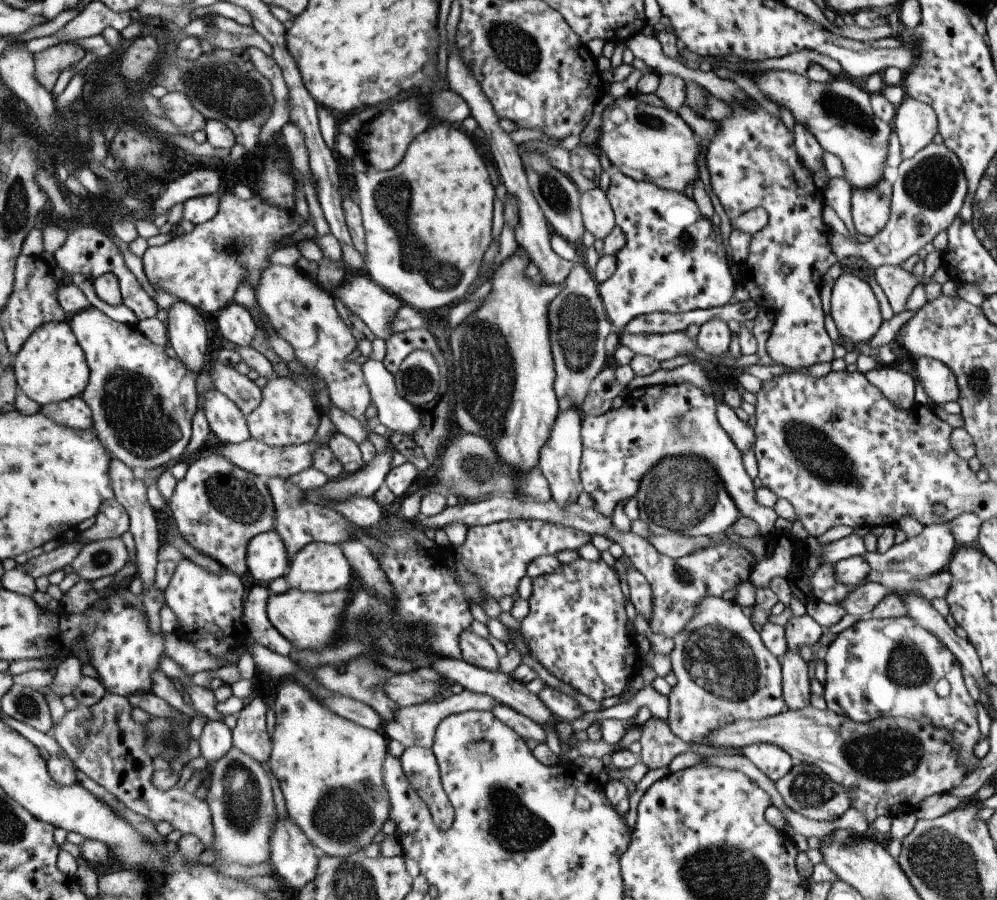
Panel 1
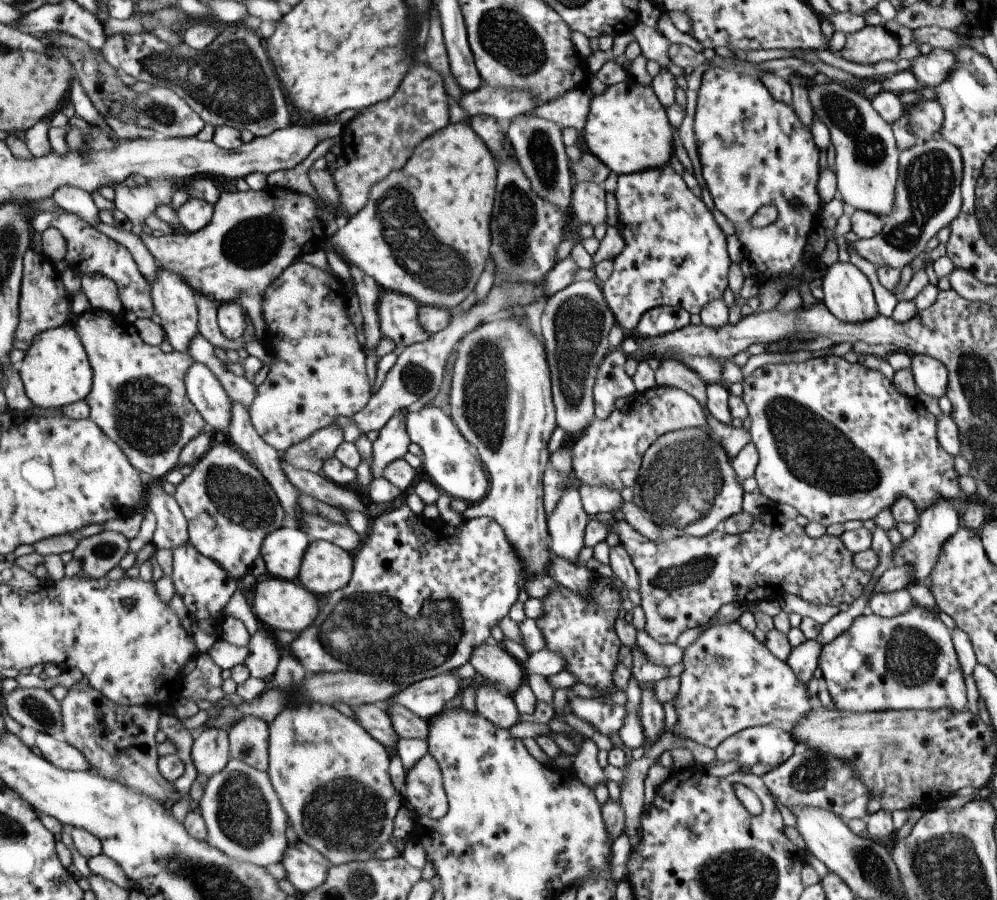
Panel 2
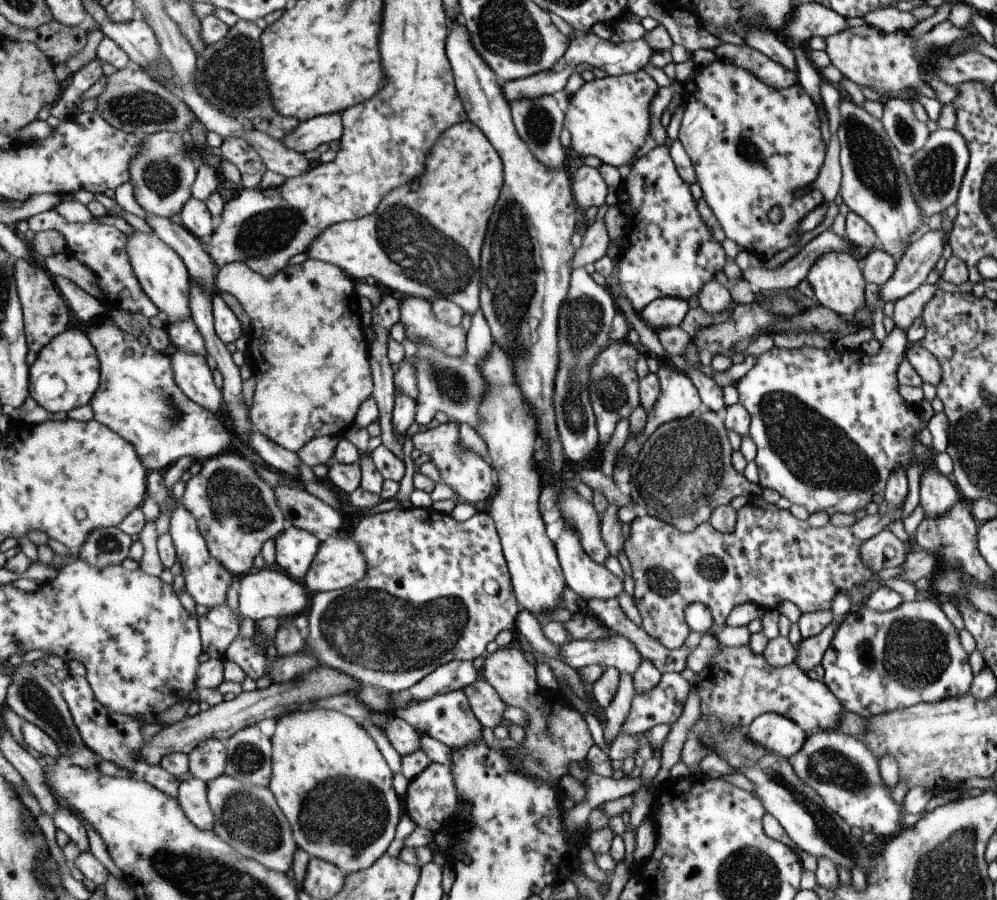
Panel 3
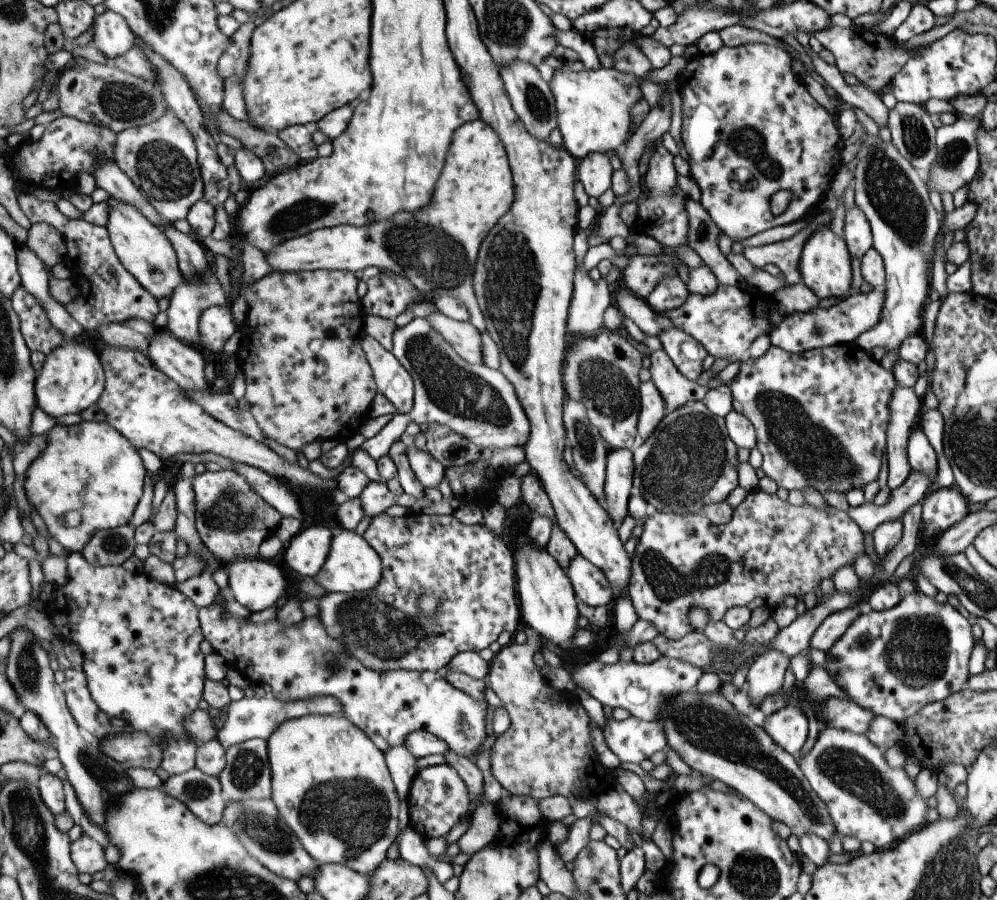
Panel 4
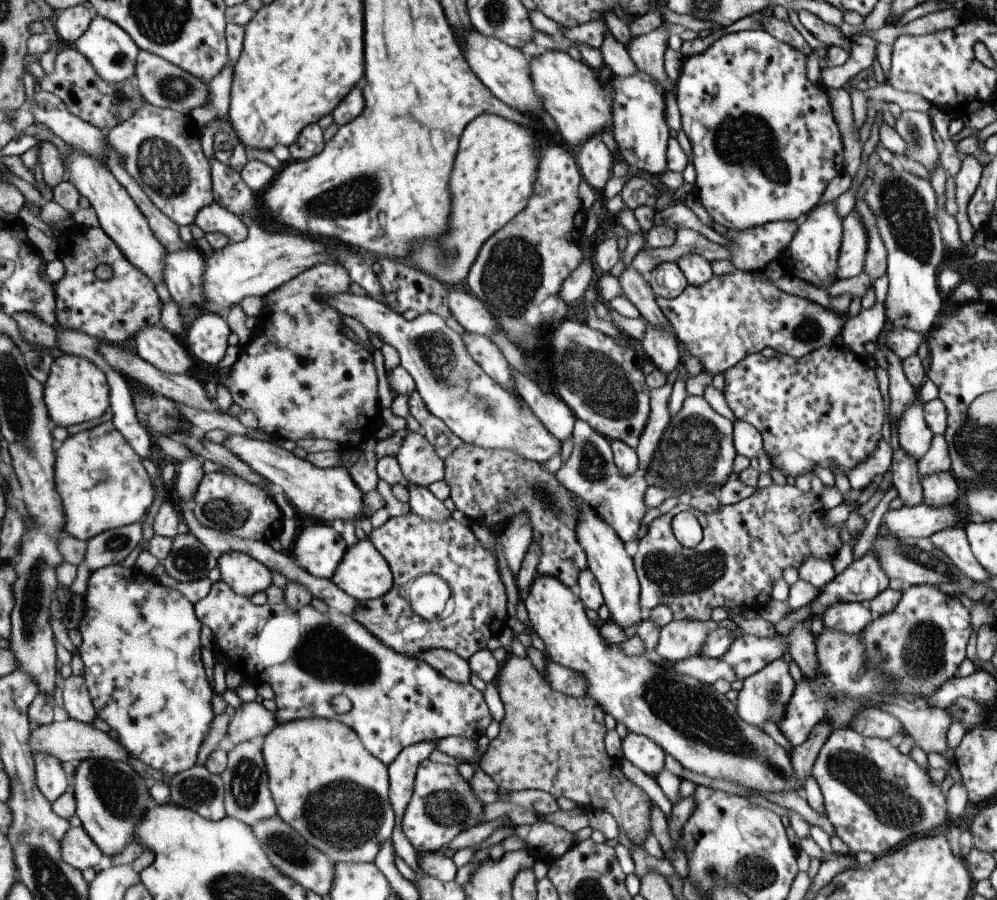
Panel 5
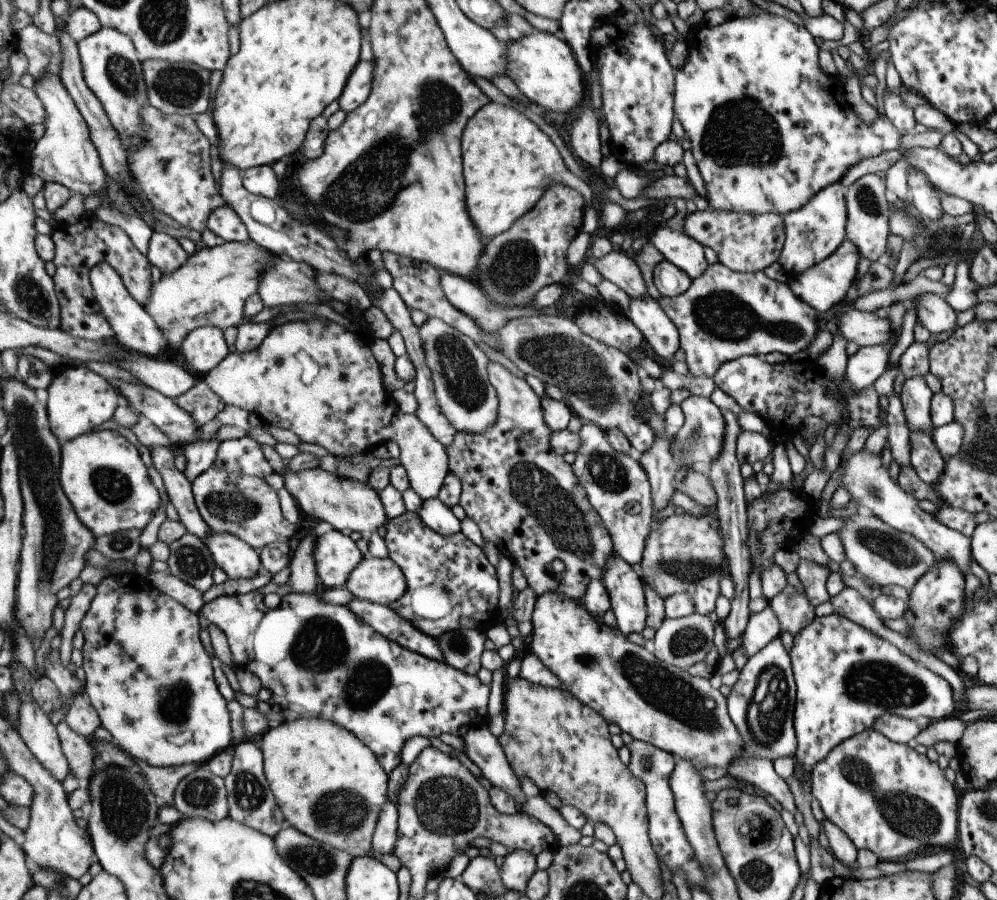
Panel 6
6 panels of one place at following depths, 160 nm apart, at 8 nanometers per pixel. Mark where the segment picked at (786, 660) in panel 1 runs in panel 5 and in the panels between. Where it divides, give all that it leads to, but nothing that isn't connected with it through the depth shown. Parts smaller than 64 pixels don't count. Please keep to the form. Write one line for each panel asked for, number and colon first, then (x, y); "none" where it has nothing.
2: (803, 659)
3: (810, 651)
4: (833, 625)
5: (850, 618)

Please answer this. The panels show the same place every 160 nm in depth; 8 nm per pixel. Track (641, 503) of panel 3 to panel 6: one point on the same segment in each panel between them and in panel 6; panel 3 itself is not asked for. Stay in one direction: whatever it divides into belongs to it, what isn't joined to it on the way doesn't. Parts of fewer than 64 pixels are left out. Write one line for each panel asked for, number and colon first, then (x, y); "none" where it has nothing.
4: (688, 461)
5: (695, 454)
6: (699, 439)

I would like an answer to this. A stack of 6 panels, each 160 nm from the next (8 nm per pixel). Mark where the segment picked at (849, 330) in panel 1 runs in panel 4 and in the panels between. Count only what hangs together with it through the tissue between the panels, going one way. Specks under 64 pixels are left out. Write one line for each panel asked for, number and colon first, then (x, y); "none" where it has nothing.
2: (847, 294)
3: (835, 277)
4: (824, 264)

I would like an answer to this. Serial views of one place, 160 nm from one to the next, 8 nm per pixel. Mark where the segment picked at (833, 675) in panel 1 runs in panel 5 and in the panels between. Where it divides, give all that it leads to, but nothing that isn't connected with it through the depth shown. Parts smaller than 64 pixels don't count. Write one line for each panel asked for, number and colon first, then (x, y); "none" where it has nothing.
2: (879, 664)
3: (876, 662)
4: (892, 662)
5: (921, 642)

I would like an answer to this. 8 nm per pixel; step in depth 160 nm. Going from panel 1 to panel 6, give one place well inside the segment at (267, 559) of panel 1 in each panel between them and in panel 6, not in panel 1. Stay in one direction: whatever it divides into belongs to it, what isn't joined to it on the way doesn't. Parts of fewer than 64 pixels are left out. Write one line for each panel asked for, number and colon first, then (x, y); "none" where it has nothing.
2: (284, 551)
3: (297, 549)
4: (306, 555)
5: (319, 549)
6: (337, 555)

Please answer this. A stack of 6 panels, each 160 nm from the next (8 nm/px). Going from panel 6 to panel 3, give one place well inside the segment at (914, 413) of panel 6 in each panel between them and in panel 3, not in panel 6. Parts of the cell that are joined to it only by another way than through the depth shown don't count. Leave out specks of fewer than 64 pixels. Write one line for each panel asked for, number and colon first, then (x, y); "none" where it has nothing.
3: (936, 494)
4: (920, 455)
5: (914, 438)

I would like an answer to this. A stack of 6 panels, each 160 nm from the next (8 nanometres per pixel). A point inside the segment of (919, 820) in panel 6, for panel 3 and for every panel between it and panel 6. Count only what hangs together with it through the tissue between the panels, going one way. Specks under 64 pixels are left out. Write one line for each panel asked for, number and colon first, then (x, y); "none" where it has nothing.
3: (841, 770)
4: (866, 799)
5: (876, 798)

